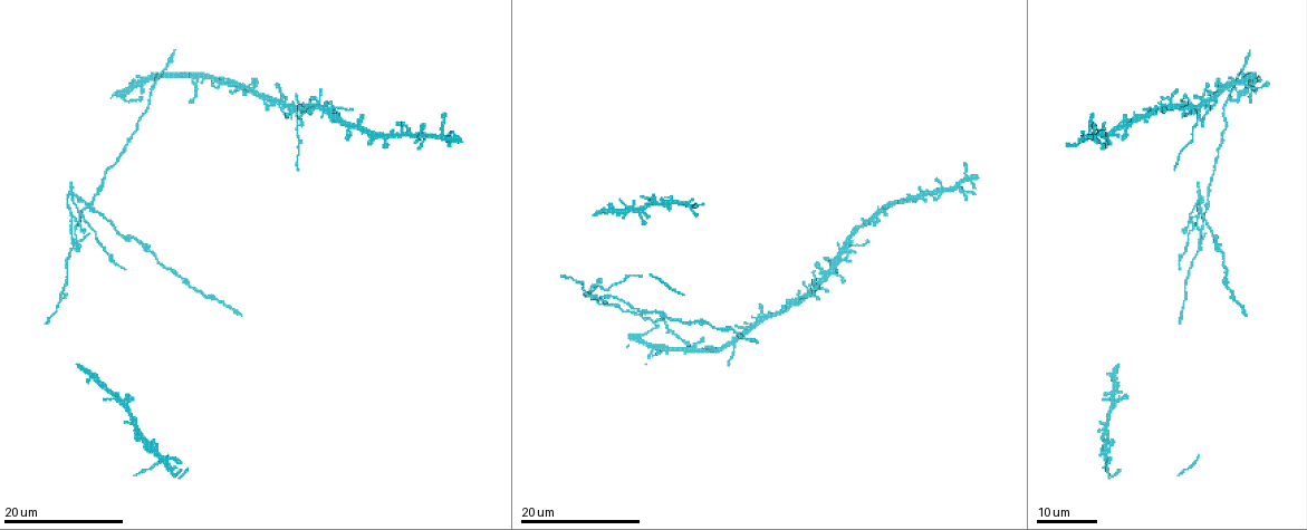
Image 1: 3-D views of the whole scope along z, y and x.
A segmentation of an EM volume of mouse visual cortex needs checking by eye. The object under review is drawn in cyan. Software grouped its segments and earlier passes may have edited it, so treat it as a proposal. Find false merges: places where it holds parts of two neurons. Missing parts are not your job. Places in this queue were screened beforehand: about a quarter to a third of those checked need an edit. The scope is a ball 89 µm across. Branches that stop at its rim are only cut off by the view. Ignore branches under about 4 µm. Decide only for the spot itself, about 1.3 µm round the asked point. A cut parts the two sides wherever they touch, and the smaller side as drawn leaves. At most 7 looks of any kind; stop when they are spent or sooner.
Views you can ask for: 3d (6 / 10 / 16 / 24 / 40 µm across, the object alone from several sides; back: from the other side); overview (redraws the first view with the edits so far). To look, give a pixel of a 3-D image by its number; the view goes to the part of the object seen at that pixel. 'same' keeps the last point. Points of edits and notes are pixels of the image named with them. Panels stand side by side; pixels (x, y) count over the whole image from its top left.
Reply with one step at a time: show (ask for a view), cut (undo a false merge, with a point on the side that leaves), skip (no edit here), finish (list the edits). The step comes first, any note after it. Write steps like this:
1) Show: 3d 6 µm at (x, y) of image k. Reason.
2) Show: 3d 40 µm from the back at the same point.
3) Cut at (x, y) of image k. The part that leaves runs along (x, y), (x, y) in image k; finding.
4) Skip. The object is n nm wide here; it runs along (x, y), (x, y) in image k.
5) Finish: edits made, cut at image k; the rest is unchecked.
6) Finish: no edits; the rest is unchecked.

Show: 3d 24 µm at (72, 240) of image 1. Two arms in line, one across.

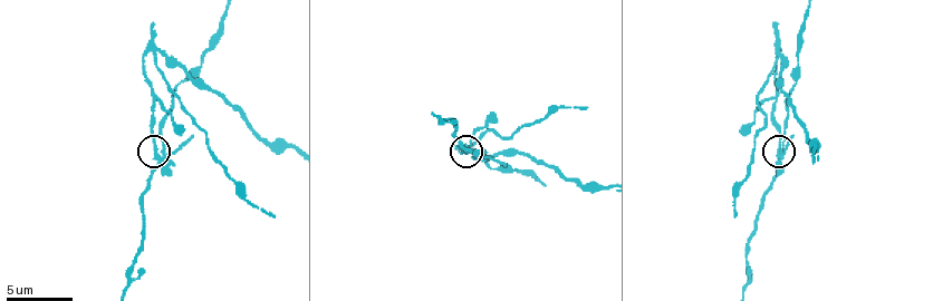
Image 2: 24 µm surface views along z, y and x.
Show: 3d 10 µm at (154, 149) of image 2.

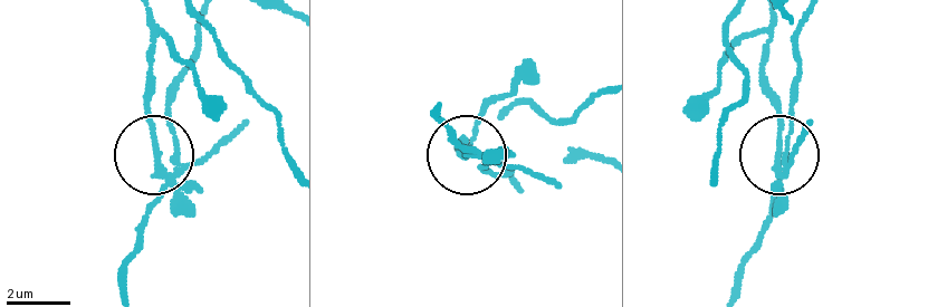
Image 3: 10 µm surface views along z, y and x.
Cut at (210, 152) of image 3. 3 arms meet here; the part that leaves runs along (169, 175), (152, 131), (152, 18) in image 3; two neurons meet here.

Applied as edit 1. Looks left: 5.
Show: overview. See it whole again.

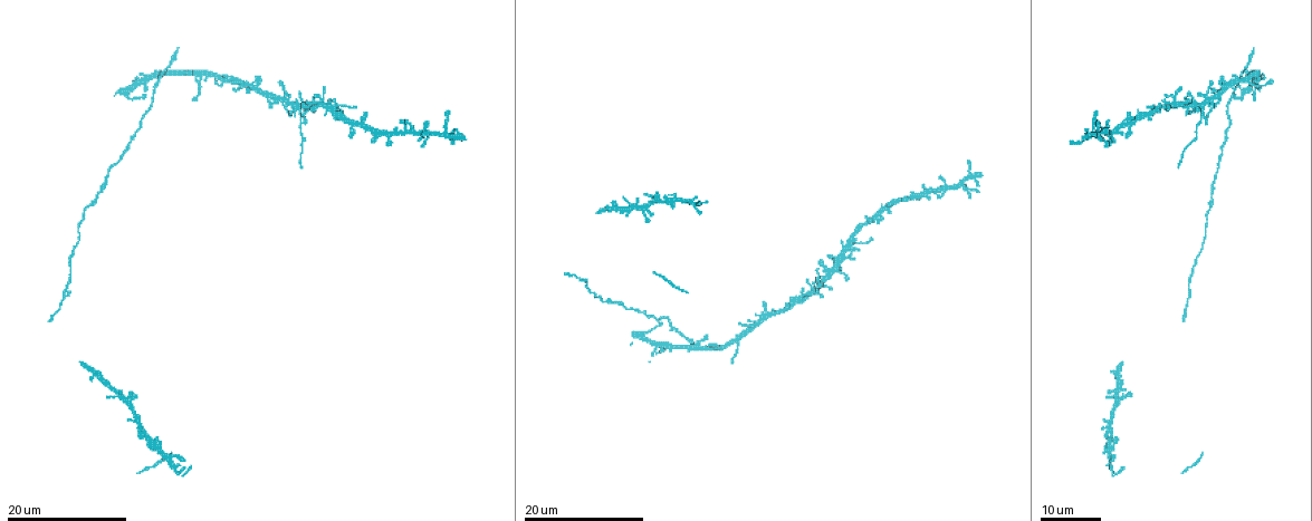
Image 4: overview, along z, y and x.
Show: 3d 16 µm at (1250, 83) of image 4.

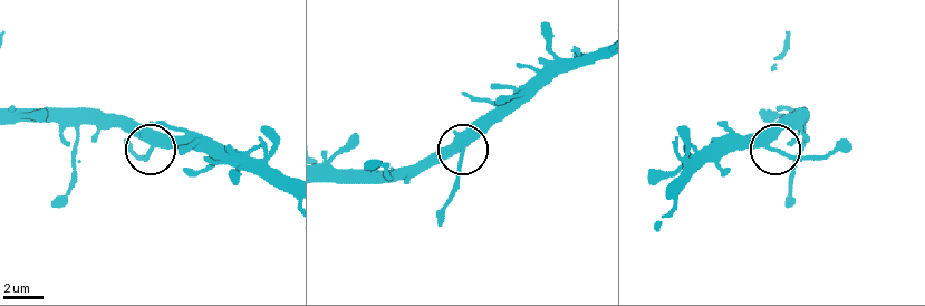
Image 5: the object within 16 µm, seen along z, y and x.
Show: 3d 10 µm at (773, 148) of image 5.

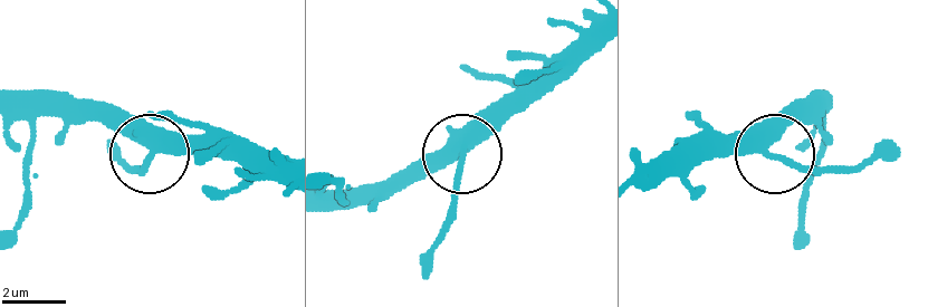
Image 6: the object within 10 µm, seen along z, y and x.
Skip. One neuron here.

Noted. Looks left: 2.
Show: 3d 24 µm at (296, 108) of image 4. Looks like a crossing.

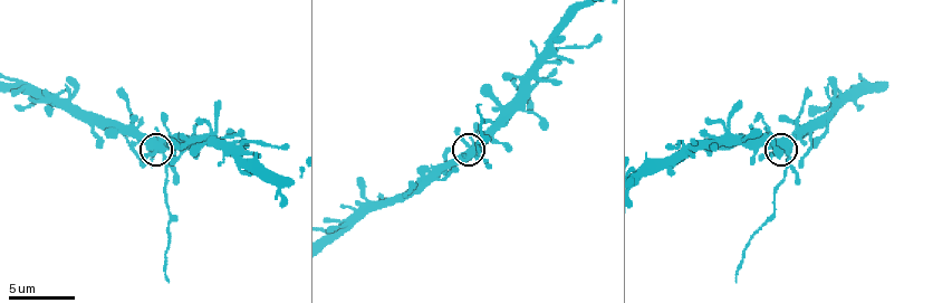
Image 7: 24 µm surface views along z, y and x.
Show: 3d 10 µm at (474, 153) of image 7. Closer look.

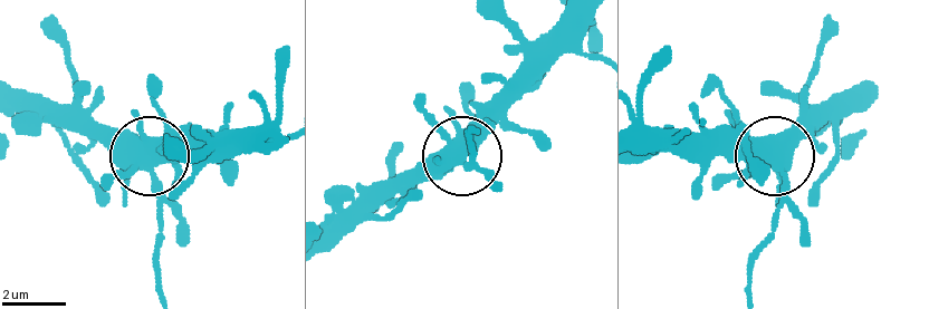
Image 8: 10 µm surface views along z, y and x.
Cut at (184, 222) of image 8. The object is 440 nm wide here; the part that leaves runs along (159, 186), (159, 288) in image 8; a second neuron is stuck on.

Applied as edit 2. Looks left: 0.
Finish: edits made, cut at image 3, cut at image 8; the rest is unchecked.

